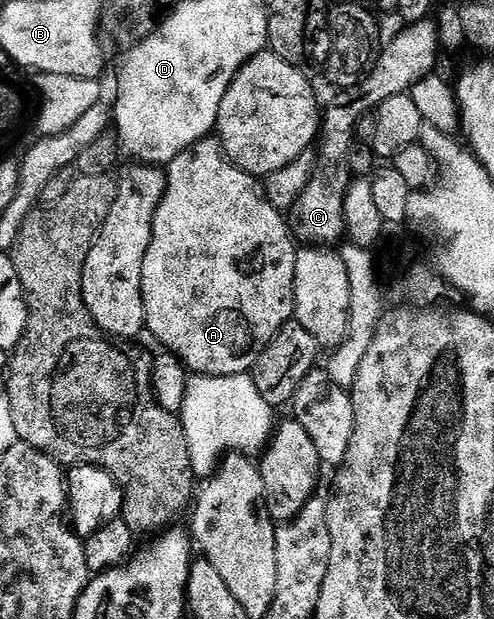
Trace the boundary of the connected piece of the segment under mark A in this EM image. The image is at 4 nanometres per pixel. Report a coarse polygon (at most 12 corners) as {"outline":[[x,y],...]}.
{"outline":[[219,138],[167,164],[147,334],[243,375],[296,314],[298,244]]}

